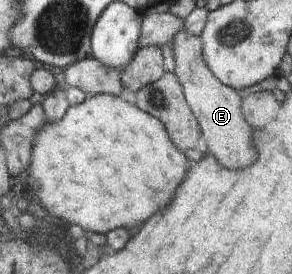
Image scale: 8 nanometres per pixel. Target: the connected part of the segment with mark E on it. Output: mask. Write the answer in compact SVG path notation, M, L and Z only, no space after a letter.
M182 26L173 37L171 44L175 63L176 77L183 86L187 104L191 106L199 125L202 127L202 147L219 160L220 165L228 169L248 167L256 159L254 129L243 116L242 98L237 90L224 85L208 69L203 58L203 42L200 36L193 36Z

